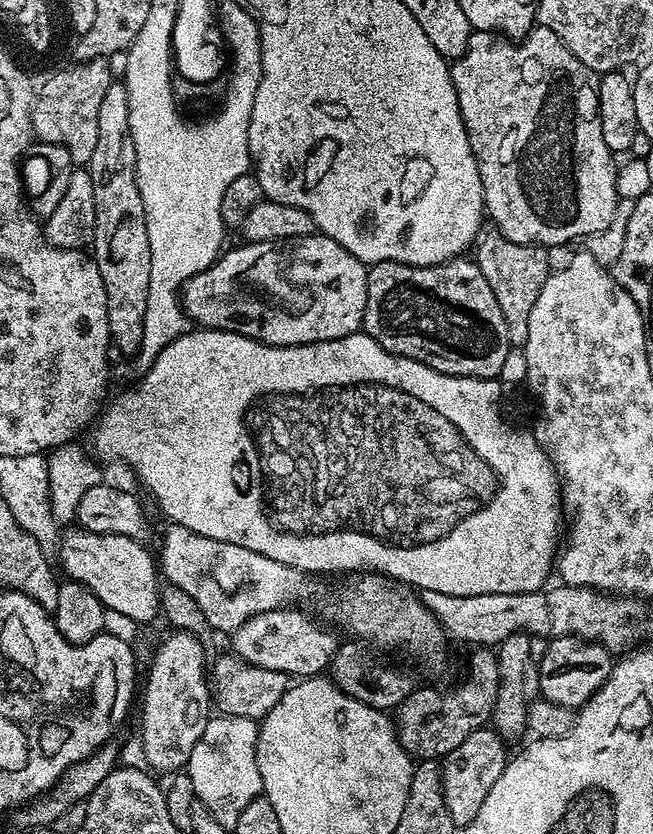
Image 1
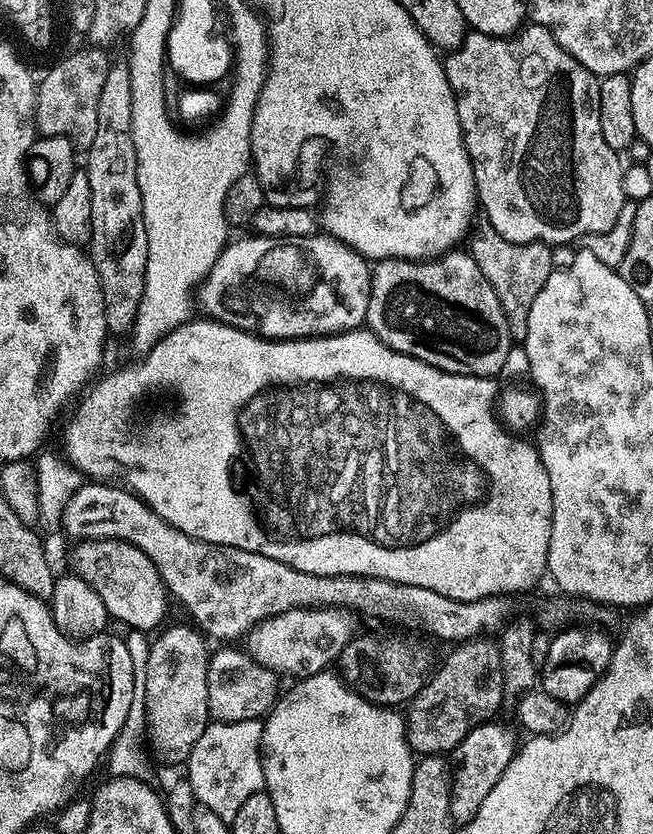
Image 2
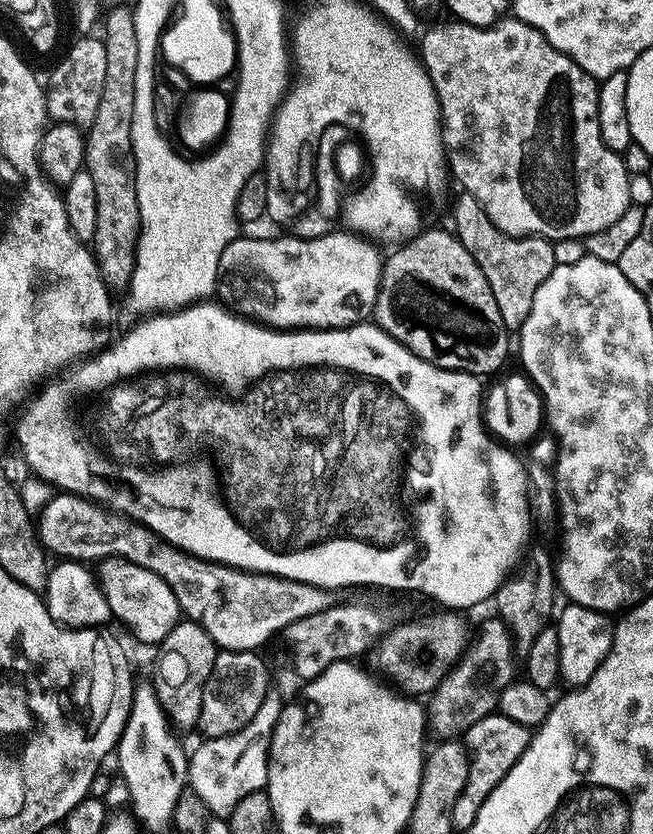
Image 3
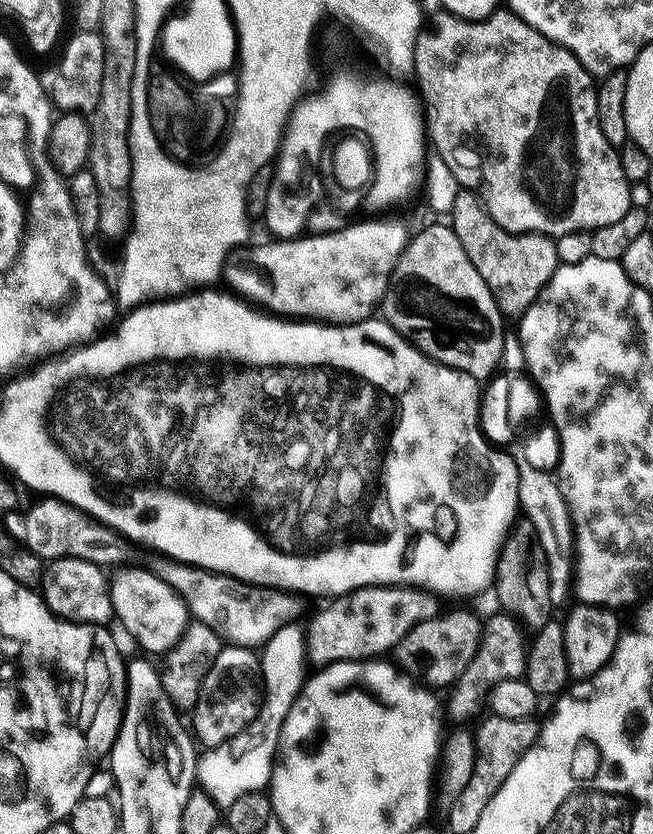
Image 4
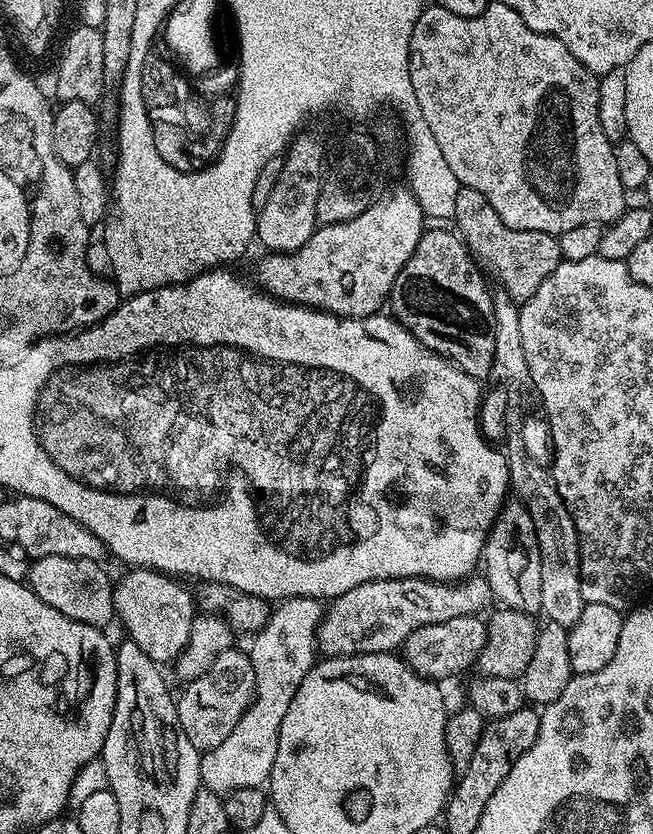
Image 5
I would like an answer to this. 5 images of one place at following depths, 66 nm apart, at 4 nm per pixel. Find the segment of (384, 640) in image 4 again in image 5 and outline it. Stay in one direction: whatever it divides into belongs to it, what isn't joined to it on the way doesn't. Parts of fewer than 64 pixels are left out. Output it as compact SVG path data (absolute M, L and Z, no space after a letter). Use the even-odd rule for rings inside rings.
M476 574L459 582L443 580L426 580L422 576L407 576L406 578L390 578L389 580L371 580L362 582L346 594L335 597L327 609L326 615L316 628L316 647L325 657L357 656L367 652L395 653L418 630L418 626L430 626L434 622L446 622L446 618L459 616L475 616L483 613L488 603L493 603L494 597L487 579Z

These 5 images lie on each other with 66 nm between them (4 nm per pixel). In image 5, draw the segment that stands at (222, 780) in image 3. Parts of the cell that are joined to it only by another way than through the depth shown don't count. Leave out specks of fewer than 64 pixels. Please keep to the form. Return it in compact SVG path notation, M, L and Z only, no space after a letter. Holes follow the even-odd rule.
M289 596L280 605L282 606L277 612L275 609L269 615L268 623L251 637L250 655L256 675L256 695L251 706L244 712L238 726L230 730L230 738L226 738L222 746L214 746L214 750L203 753L200 757L200 779L203 787L210 789L211 792L227 794L239 788L259 788L271 777L282 718L286 710L290 710L290 702L302 678L312 669L317 659L316 628L326 615L325 605L313 596Z

